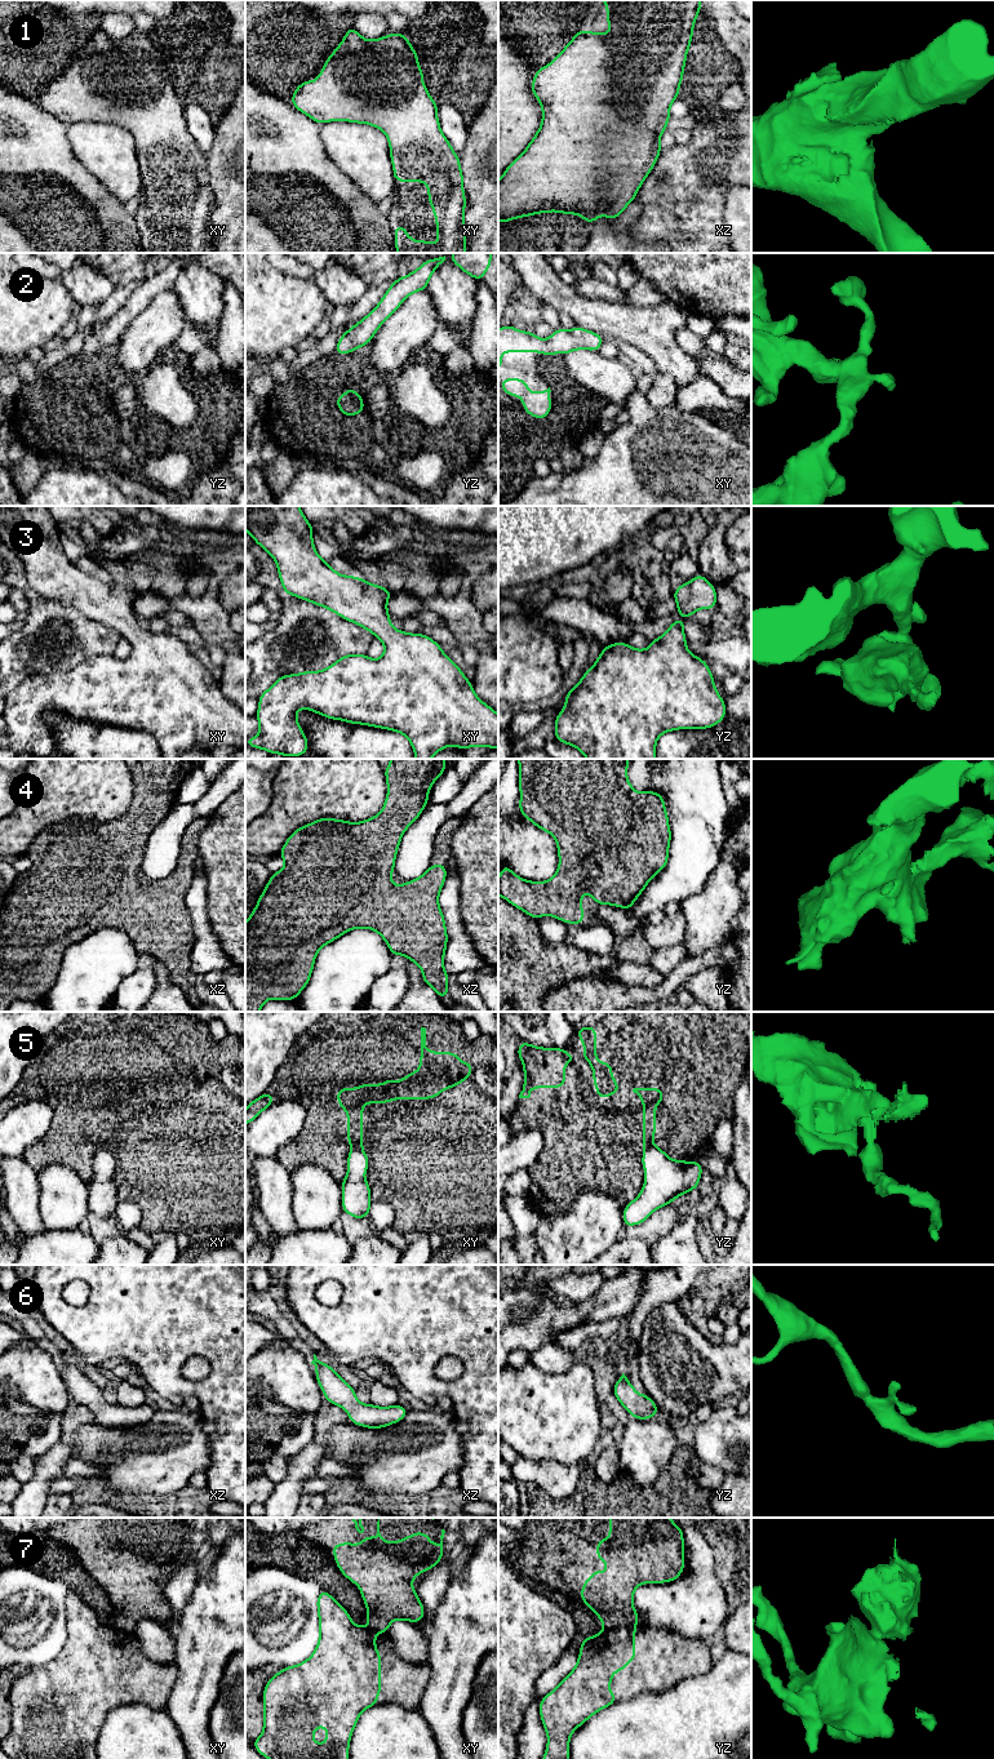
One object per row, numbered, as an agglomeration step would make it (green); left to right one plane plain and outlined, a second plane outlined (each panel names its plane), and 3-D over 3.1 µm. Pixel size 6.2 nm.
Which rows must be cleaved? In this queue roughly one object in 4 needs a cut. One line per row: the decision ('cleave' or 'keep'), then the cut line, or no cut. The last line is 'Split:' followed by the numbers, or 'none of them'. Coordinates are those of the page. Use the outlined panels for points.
1: keep; cut none
2: keep; cut none
3: keep; cut none
4: keep; cut none
5: cleave; cut xy (353, 1149), (362, 1150)
6: keep; cut none
7: cleave; cut yz (634, 1624), (604, 1630)
Split: 5, 7

